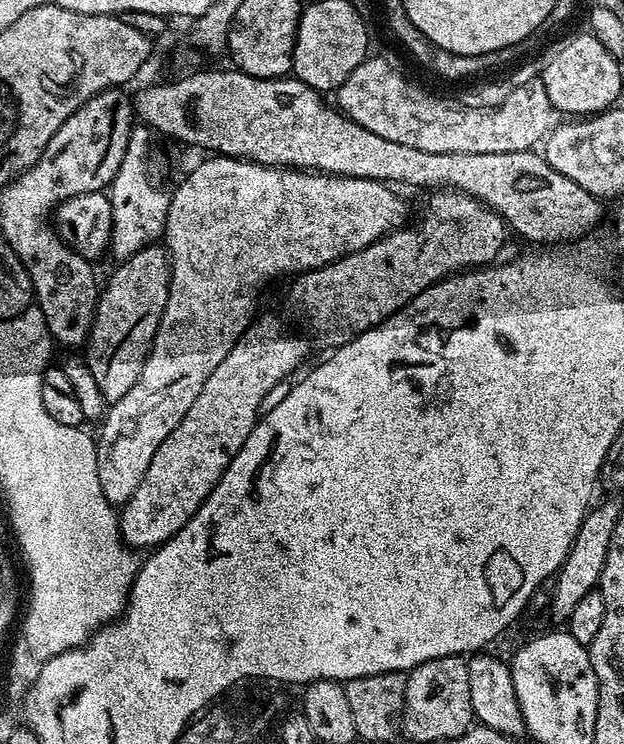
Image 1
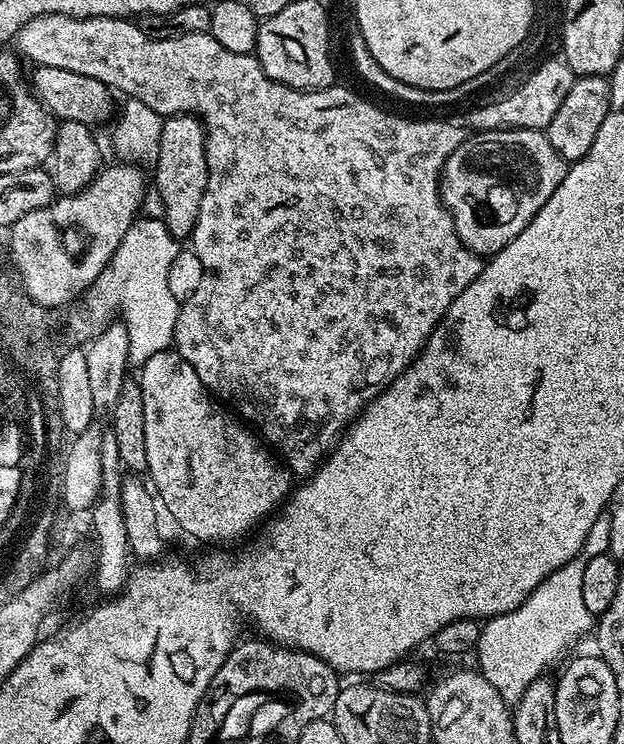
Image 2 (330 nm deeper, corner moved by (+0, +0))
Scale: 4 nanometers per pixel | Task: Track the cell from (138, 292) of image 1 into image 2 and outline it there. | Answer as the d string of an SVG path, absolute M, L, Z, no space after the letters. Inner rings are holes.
M170 116L162 126L161 140L154 161L156 184L154 191L164 203L163 221L170 234L177 238L191 237L198 222L198 210L202 206L202 194L206 190L206 134L197 116Z

